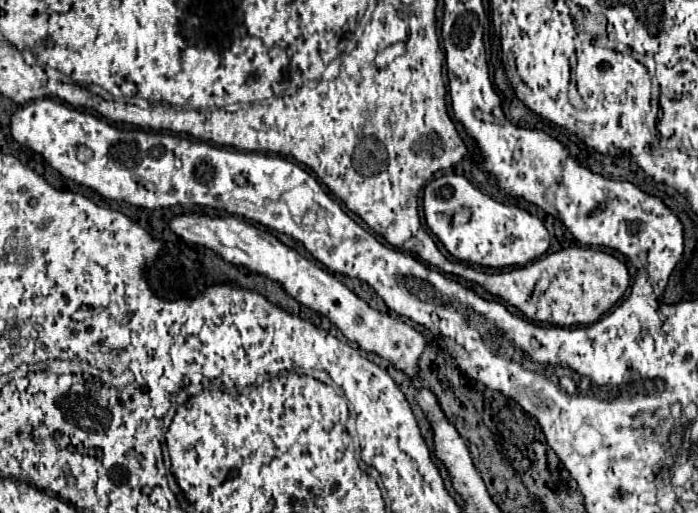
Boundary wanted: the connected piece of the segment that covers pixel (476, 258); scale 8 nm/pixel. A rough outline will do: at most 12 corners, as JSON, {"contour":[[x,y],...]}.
{"contour":[[463,175],[423,189],[431,233],[459,261],[523,267],[549,249],[539,217]]}

